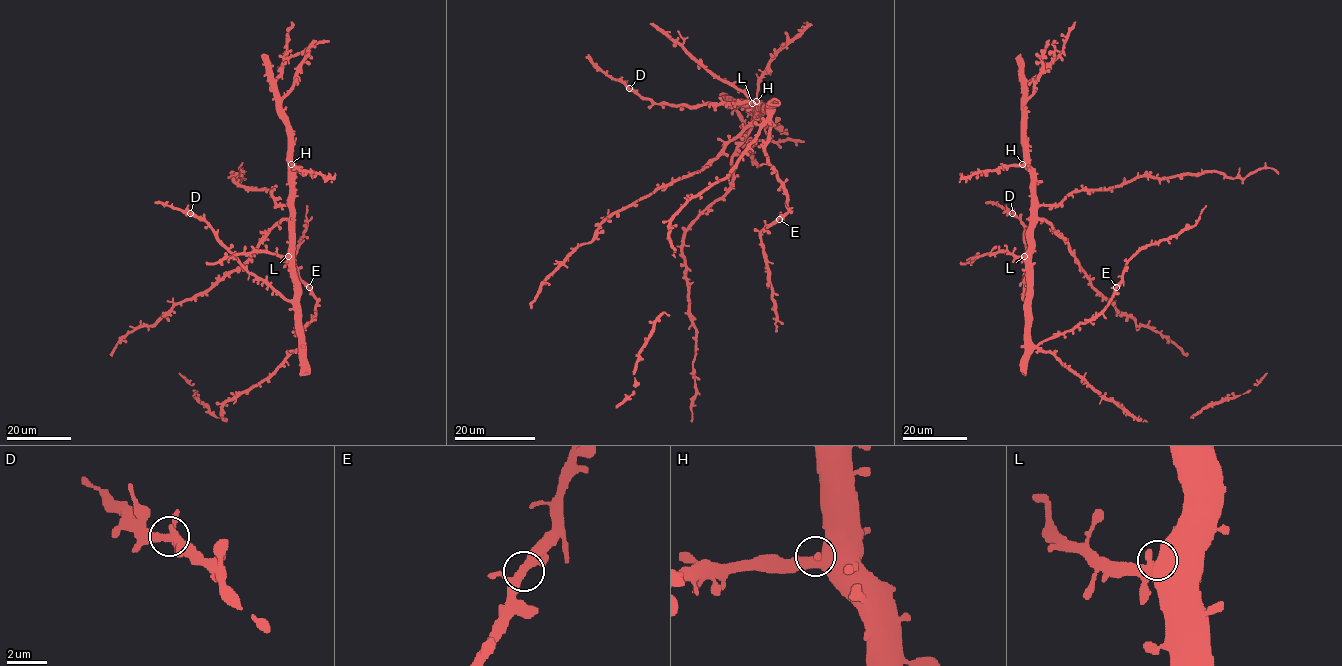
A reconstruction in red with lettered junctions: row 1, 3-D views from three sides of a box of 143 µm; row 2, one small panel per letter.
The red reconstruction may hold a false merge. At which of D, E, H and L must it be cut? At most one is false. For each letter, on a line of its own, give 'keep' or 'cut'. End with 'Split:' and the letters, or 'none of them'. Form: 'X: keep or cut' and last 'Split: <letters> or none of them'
D: keep
E: keep
H: keep
L: keep
Split: none of them

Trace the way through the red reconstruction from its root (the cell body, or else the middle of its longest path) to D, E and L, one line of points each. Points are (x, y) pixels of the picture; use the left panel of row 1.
D: (297, 295), (293, 300), (285, 300), (251, 275), (218, 239), (215, 232), (190, 213)
E: (297, 295), (297, 327), (301, 345), (297, 334), (315, 315), (316, 298), (309, 287)
L: (297, 295), (294, 264), (288, 256)

